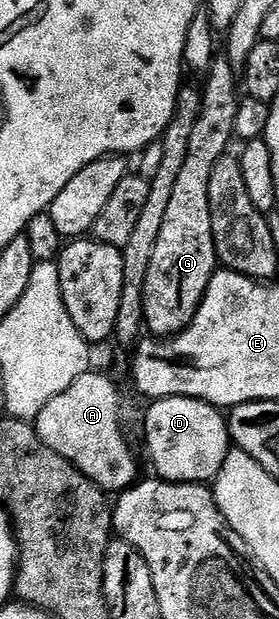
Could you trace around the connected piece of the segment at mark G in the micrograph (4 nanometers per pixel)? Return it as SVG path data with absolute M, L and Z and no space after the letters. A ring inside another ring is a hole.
M224 54L217 55L203 80L202 110L198 122L194 122L186 163L174 185L162 231L158 233L158 243L150 258L150 271L146 274L144 323L147 331L156 338L176 336L192 325L212 275L218 270L210 222L210 174L214 172L214 166L218 166L218 158L225 156L231 149L228 147L234 144L234 118L238 118L242 92L238 87L238 69Z

